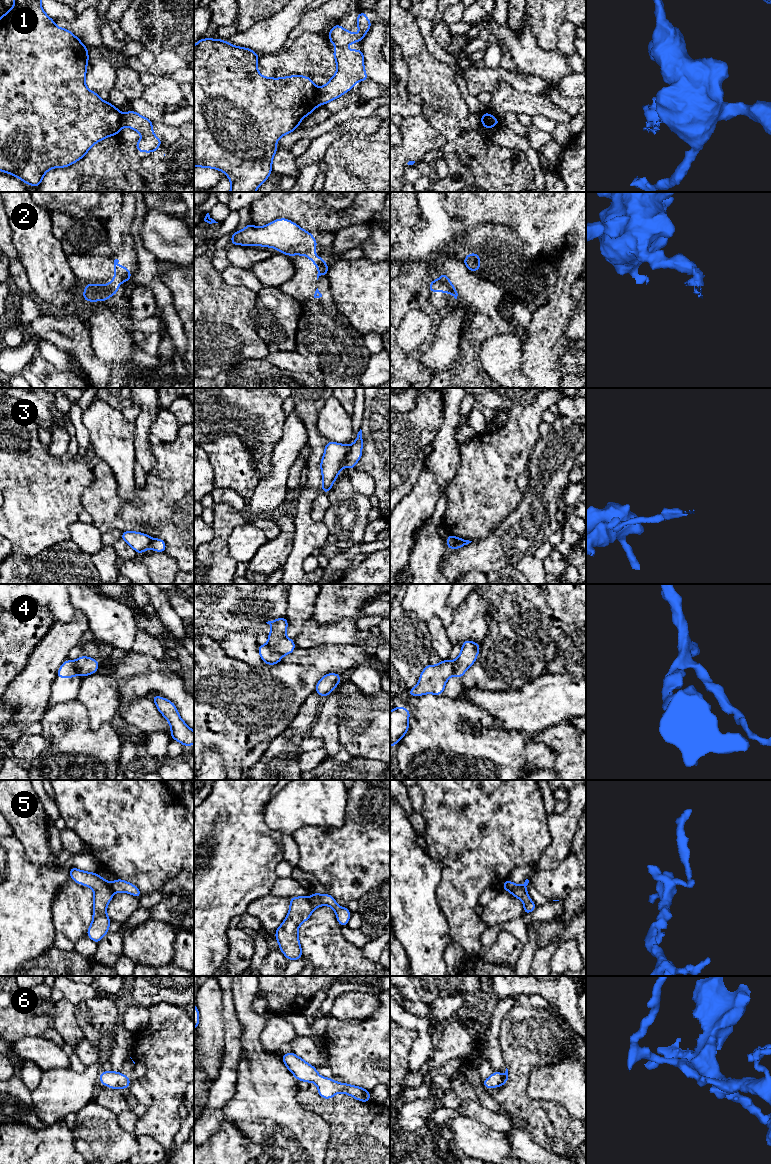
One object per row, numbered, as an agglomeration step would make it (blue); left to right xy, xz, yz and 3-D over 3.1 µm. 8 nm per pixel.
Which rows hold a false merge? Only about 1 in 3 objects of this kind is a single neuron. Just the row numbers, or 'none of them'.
1, 2, 3, 4, 5

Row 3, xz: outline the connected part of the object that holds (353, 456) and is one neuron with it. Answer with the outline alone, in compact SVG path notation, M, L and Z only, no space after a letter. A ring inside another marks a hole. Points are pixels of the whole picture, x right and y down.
M362 430L357 434L355 442L350 446L350 451L346 455L345 466L350 470L355 468L356 463L362 457L363 437Z

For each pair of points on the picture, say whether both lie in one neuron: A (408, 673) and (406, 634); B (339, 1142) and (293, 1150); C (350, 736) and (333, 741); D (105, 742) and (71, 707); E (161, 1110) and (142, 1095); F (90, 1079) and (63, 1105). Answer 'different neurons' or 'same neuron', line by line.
A: same neuron
B: different neurons
C: different neurons
D: same neuron
E: different neurons
F: same neuron

